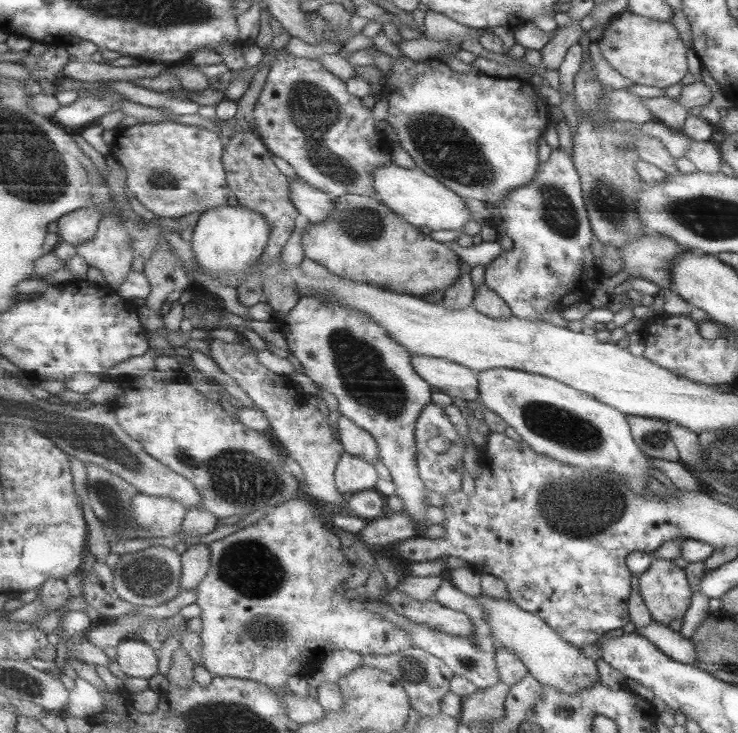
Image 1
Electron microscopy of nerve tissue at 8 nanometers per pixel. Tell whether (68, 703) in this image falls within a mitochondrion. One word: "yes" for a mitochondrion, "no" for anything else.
no

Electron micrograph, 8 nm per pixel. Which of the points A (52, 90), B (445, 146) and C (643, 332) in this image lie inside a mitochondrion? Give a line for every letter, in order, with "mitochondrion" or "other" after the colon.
A: other
B: mitochondrion
C: other

